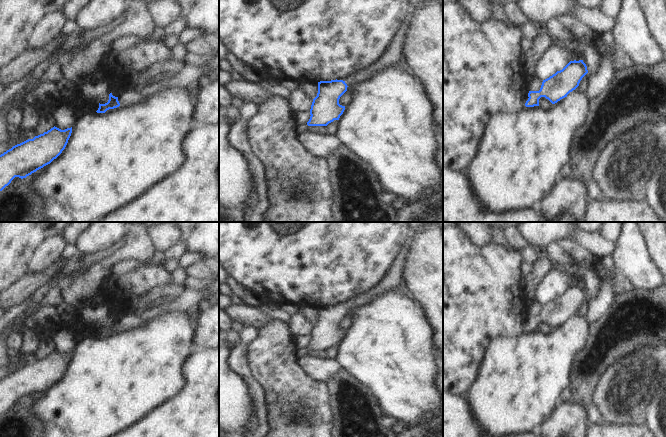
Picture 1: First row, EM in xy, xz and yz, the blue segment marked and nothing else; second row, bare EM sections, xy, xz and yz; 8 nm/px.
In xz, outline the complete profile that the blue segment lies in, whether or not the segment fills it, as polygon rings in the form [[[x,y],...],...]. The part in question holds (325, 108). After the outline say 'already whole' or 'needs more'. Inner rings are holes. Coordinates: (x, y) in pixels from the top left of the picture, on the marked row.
[[[408,14],[395,32],[385,52],[375,63],[345,76],[342,80],[318,82],[318,93],[311,105],[308,126],[327,126],[334,120],[339,120],[345,110],[345,106],[339,104],[339,99],[347,91],[349,85],[368,78],[373,72],[398,64],[402,57],[402,45],[409,19]]]; needs more

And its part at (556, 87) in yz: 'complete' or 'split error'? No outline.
split error

